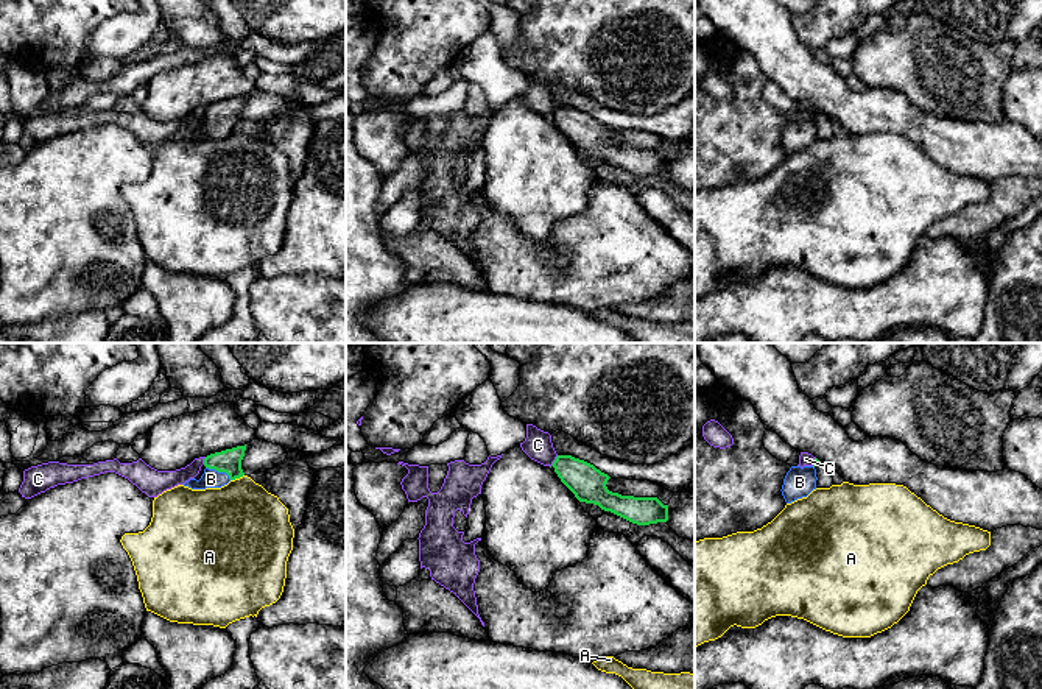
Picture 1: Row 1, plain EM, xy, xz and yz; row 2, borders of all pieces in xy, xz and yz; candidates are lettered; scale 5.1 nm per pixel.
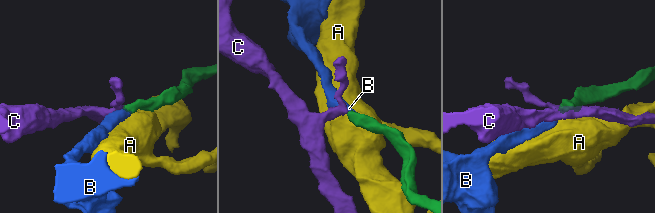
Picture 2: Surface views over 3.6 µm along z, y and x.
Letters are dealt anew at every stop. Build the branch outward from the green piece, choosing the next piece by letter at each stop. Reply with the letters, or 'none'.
B

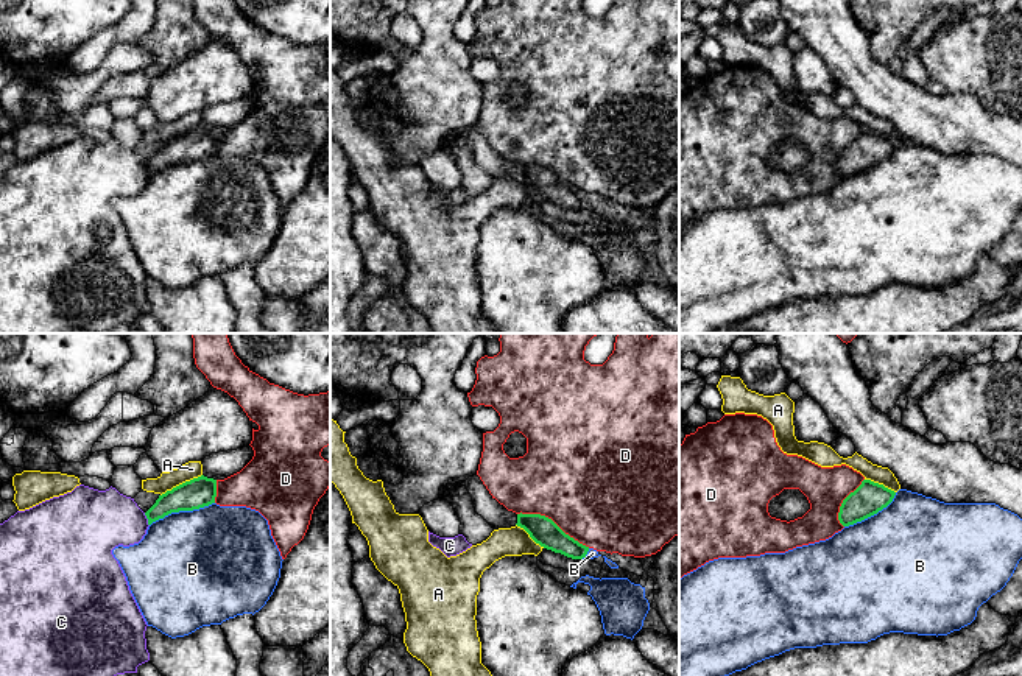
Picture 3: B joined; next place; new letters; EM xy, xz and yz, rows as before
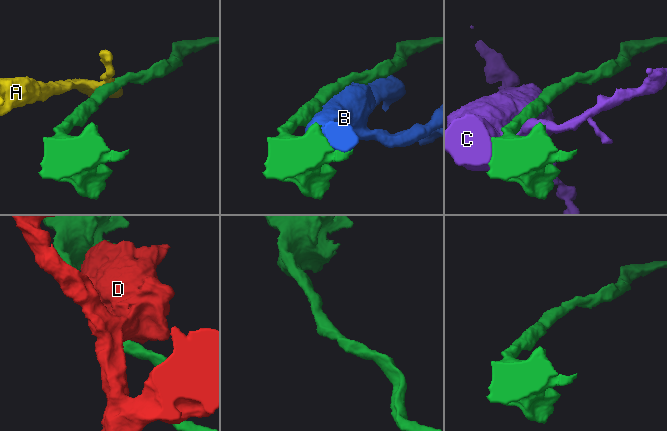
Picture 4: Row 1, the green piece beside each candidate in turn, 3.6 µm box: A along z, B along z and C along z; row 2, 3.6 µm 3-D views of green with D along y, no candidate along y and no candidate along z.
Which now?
none

